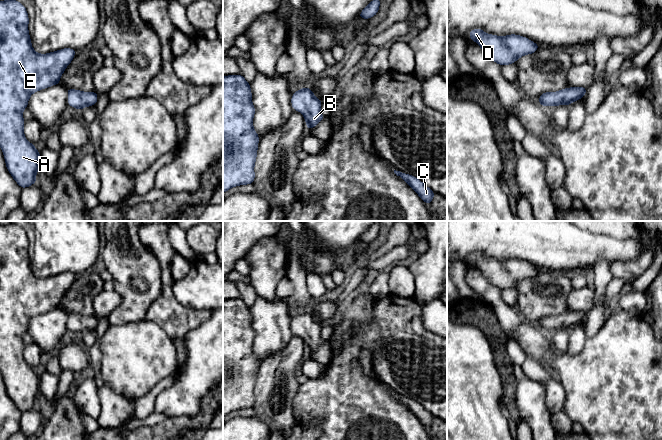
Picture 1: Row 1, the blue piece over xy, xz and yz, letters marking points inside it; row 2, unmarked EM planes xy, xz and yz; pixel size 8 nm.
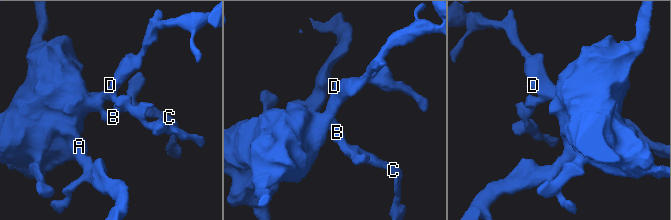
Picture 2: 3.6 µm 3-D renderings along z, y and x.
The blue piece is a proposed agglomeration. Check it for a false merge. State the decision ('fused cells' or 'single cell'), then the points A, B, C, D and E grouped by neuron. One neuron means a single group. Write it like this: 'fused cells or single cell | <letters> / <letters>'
single cell | A B C D E

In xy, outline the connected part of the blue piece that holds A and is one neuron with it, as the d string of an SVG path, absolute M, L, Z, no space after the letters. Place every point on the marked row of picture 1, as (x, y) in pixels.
M16 0L0 1L0 147L8 172L22 189L36 183L40 169L40 152L24 136L23 110L34 92L60 83L60 77L76 54L72 48L37 53L32 48L28 24L23 4Z

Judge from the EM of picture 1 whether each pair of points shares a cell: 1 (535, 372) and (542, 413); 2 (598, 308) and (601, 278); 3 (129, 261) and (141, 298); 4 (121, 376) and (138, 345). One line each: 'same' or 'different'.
1: different
2: same
3: same
4: same

